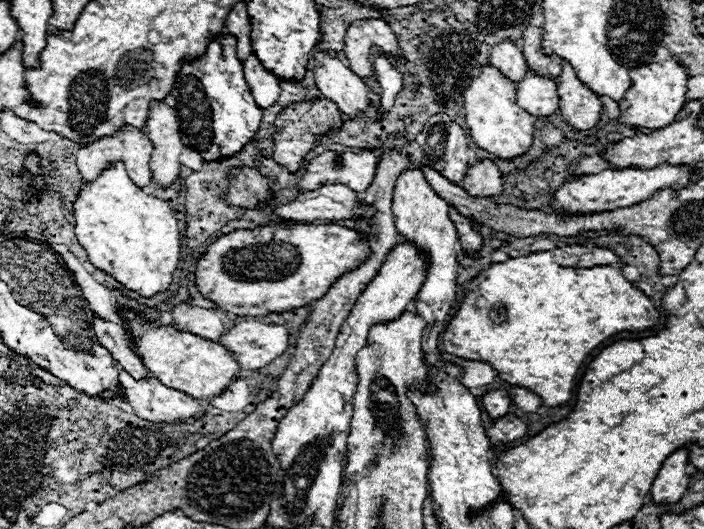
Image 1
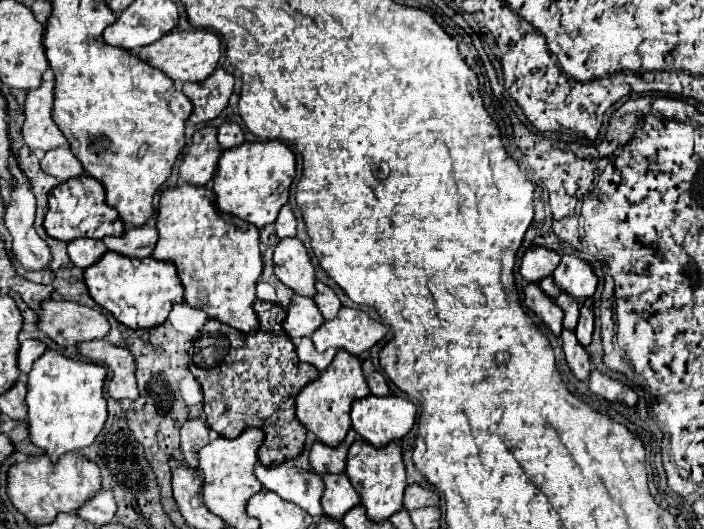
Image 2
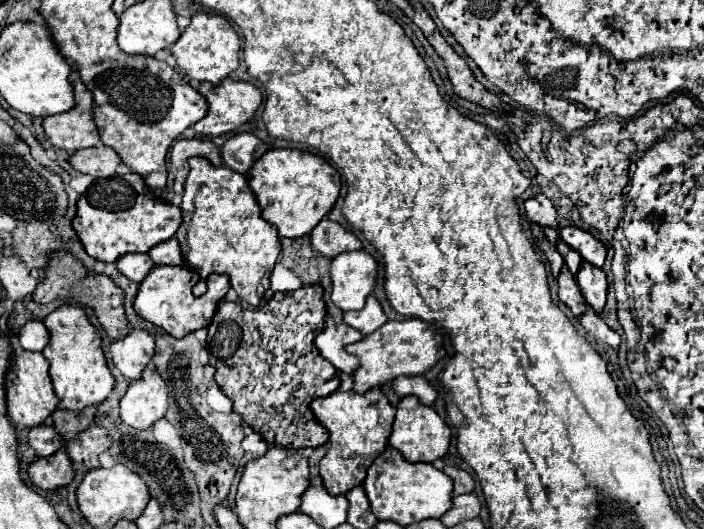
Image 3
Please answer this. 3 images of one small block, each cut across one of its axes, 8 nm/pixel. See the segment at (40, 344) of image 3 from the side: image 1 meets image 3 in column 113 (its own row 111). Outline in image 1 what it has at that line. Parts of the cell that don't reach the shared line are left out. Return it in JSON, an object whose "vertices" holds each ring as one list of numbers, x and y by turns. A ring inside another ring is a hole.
{"vertices":[[374,54,374,78,380,86,378,118,382,118,386,112,394,108,396,96,404,86,404,74,398,72,398,68,392,64,392,60,386,54]]}

